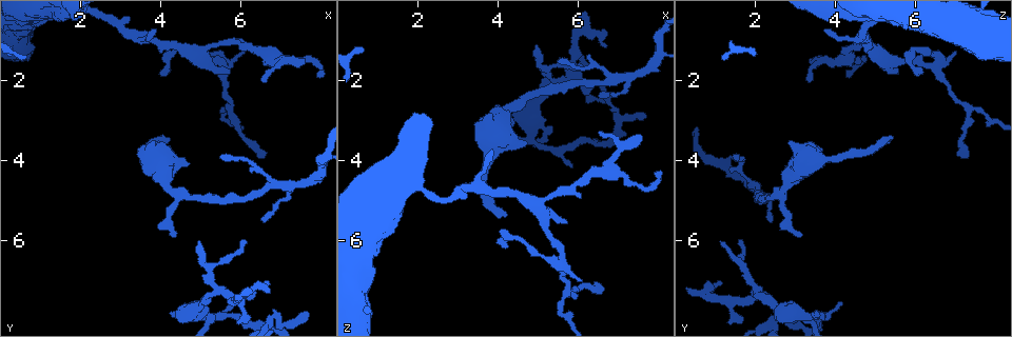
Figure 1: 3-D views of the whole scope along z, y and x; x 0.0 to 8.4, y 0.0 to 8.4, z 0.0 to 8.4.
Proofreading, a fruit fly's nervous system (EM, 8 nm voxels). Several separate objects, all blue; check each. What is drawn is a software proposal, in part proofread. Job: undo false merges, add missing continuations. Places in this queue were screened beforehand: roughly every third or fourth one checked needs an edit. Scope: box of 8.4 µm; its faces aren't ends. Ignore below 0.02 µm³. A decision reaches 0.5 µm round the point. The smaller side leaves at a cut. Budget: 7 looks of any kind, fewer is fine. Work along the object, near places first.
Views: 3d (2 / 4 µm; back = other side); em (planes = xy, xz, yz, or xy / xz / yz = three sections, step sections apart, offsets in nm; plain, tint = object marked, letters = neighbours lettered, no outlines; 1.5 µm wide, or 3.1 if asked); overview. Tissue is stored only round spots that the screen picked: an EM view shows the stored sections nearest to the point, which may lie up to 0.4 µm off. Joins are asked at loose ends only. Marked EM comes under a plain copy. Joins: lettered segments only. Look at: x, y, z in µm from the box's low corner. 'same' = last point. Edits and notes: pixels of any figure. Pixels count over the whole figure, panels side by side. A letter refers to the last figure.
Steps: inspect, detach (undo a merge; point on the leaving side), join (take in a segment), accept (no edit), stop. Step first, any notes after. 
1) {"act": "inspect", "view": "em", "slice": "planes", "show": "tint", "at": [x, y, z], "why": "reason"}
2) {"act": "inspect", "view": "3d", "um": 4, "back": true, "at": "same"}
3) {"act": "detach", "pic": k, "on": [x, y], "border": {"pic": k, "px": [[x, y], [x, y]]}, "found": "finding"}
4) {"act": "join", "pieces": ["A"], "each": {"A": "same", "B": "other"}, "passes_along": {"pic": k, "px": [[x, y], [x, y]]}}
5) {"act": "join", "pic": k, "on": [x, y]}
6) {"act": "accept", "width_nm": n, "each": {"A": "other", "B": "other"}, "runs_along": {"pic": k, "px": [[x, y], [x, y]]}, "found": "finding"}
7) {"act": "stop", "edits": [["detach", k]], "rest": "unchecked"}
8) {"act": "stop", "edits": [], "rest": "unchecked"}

{"act": "inspect", "view": "3d", "um": 2, "at": [4.15, 3.45, 5.45], "why": "branch stops here"}

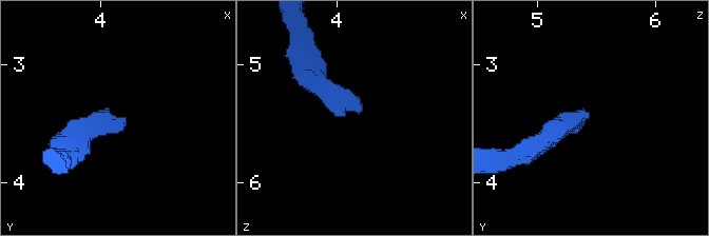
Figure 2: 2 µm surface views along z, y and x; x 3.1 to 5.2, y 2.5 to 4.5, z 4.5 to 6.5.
{"act": "inspect", "view": "em", "slice": "planes", "show": "letters", "at": [4.18, 3.48, 5.40], "why": "need the tissue"}

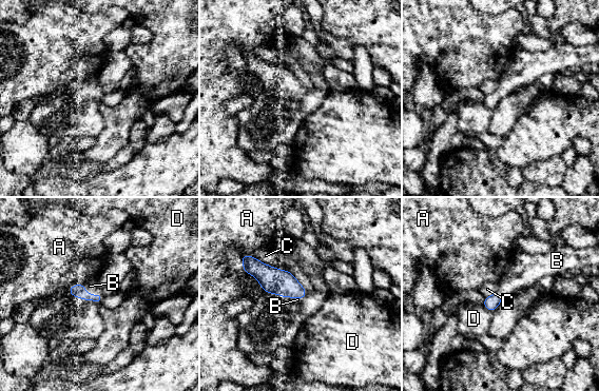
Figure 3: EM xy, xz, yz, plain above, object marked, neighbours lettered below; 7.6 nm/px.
{"act": "join", "pieces": ["B"], "each": {"A": "other", "B": "same", "C": "other", "D": "other"}, "found": "it goes on there"}

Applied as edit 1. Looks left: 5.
{"act": "inspect", "view": "overview", "why": "redraw"}

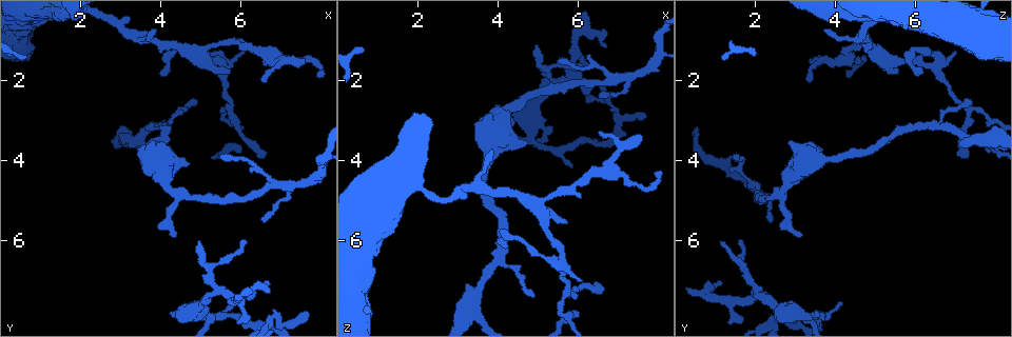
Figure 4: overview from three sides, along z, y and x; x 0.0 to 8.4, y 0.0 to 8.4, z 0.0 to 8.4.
{"act": "inspect", "view": "3d", "um": 2, "at": [4.30, 7.85, 3.45], "why": "branch stops here"}

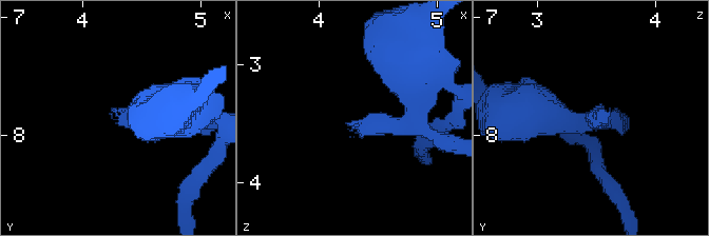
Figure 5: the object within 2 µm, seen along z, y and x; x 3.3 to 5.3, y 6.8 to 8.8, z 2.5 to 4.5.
{"act": "inspect", "view": "em", "slice": "planes", "show": "tint", "at": [4.30, 7.80, 3.50], "arm_widths_nm": [170, 400], "why": "shape alone is not enough"}

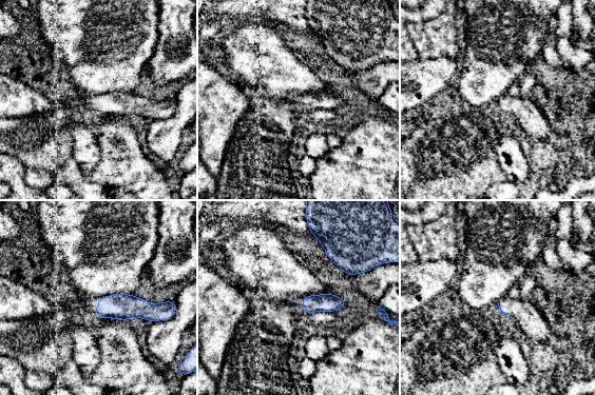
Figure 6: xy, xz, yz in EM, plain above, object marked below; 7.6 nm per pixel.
{"act": "inspect", "view": "em", "slice": "planes", "show": "letters", "at": "same"}

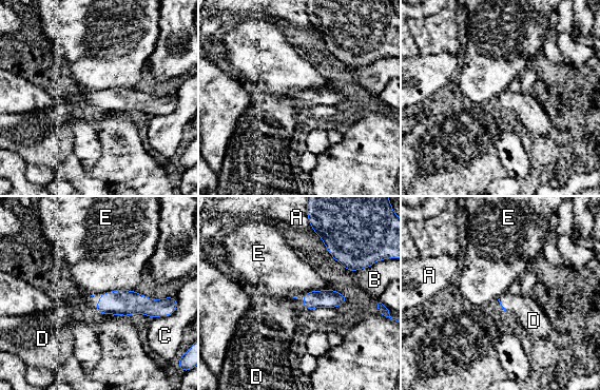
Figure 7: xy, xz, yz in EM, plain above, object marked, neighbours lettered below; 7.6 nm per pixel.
{"act": "join", "pieces": ["D"], "each": {"A": "other", "B": "other", "C": "other", "D": "same", "E": "other"}, "passes_along": {"pic": 7, "px": [[324, 298], [304, 303], [276, 319]]}, "found": "the neuron continues"}

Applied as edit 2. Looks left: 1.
{"act": "stop", "edits": [["join", 3], ["join", 7]], "rest": "unchecked"}

